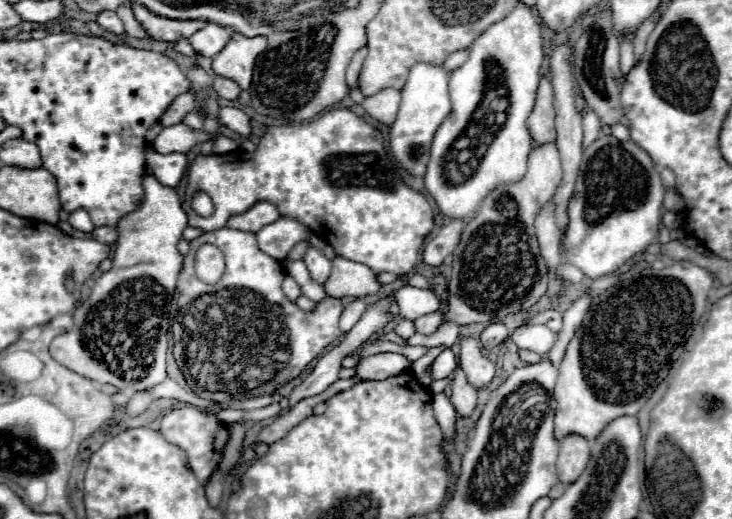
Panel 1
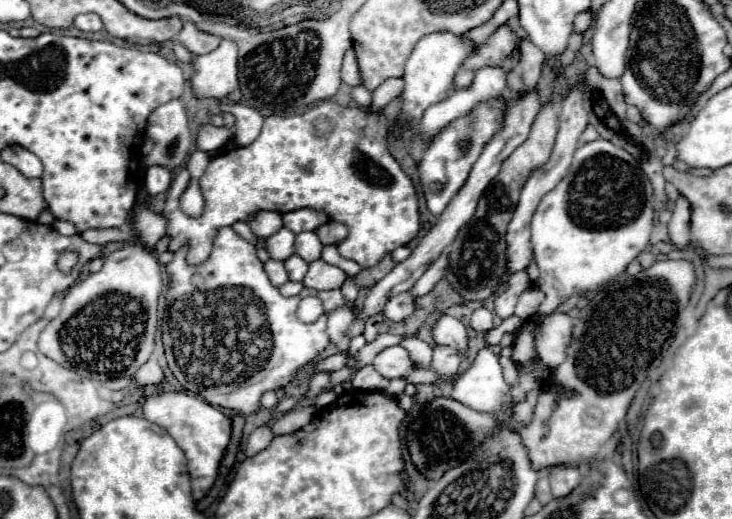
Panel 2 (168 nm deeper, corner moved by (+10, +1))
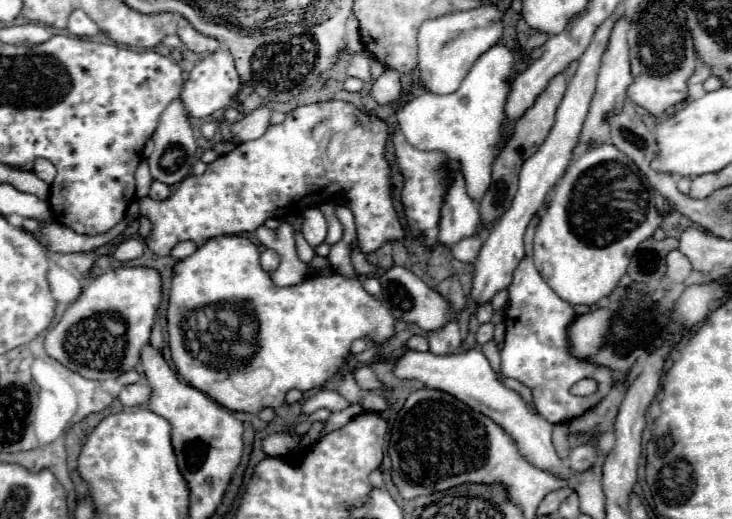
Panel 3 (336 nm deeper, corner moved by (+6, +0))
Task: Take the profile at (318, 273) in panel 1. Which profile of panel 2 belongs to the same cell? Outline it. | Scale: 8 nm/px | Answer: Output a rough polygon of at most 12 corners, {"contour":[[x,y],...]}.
{"contour":[[316,231],[296,235],[296,255],[312,263],[320,259],[322,243]]}

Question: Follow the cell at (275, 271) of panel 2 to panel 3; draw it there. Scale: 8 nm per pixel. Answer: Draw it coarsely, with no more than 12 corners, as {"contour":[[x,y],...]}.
{"contour":[[274,250],[260,254],[264,272],[274,272],[280,258]]}

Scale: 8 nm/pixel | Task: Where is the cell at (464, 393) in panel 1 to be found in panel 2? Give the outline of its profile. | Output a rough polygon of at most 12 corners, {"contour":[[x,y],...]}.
{"contour":[[436,345],[432,367],[440,377],[458,373],[456,349]]}

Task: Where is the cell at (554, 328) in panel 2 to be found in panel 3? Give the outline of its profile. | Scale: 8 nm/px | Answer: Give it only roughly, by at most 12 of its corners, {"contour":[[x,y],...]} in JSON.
{"contour":[[598,308],[574,318],[568,348],[584,360],[600,350],[608,314]]}

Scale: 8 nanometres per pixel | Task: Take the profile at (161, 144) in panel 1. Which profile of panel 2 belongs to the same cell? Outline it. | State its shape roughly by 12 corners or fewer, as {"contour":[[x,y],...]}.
{"contour":[[202,125],[198,149],[214,153],[234,139],[234,127]]}

